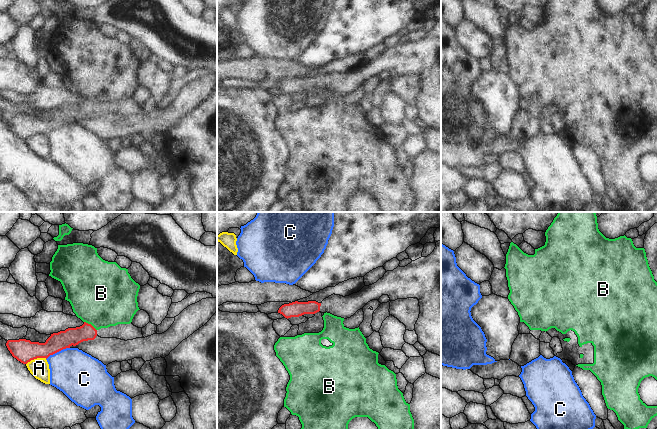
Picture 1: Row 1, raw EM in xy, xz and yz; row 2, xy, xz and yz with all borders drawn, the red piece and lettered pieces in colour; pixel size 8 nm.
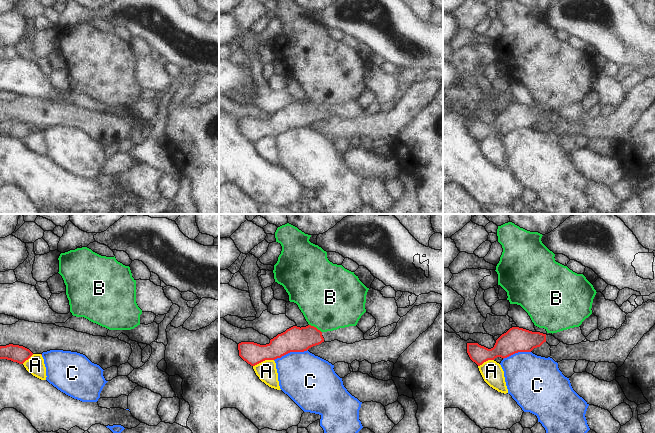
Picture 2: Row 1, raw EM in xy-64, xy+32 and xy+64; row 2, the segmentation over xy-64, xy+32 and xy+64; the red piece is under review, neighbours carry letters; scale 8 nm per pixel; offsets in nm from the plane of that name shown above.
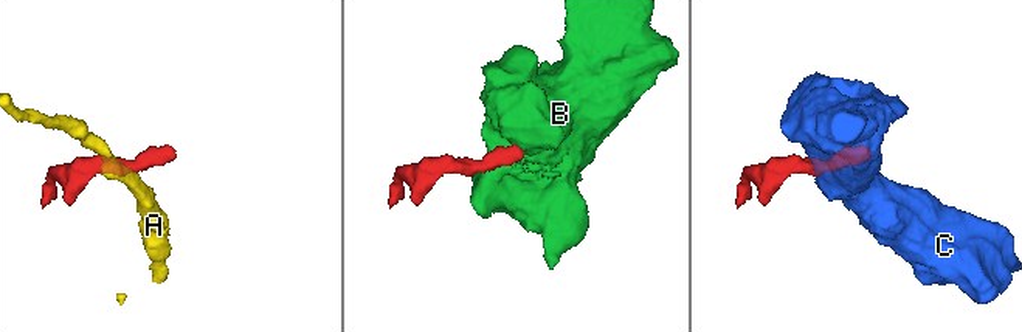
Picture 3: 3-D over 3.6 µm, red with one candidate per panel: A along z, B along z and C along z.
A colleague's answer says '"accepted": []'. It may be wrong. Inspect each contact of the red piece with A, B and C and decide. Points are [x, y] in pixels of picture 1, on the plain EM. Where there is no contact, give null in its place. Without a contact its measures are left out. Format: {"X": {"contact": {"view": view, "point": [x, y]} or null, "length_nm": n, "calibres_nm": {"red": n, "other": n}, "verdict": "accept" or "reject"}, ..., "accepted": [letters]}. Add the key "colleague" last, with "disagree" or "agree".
{"A": {"contact": {"view": "xy", "point": [36, 134]}, "length_nm": 180, "calibres_nm": {"red": 180, "other": 160}, "verdict": "reject"}, "B": {"contact": {"view": "xy", "point": [90, 100]}, "length_nm": 130, "calibres_nm": {"red": 140, "other": 500}, "verdict": "reject"}, "C": {"contact": {"view": "xy", "point": [57, 127]}, "length_nm": 220, "calibres_nm": {"red": 160, "other": 380}, "verdict": "reject"}, "accepted": [], "colleague": "agree"}

